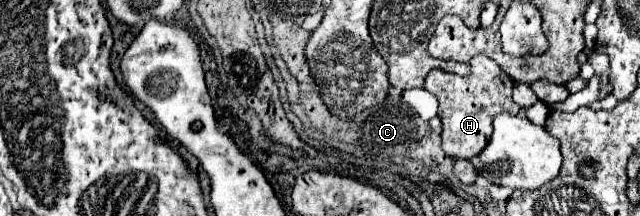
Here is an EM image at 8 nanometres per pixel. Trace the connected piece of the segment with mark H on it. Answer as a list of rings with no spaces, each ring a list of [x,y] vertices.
[[[485,55],[473,57],[471,73],[461,77],[455,73],[447,73],[443,69],[429,71],[425,79],[425,89],[439,99],[437,117],[443,123],[441,145],[443,151],[457,159],[471,159],[479,155],[479,151],[487,145],[491,137],[493,117],[499,113],[519,113],[519,105],[511,99],[513,81],[497,67],[497,63]]]

